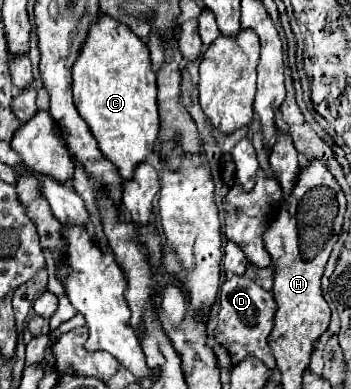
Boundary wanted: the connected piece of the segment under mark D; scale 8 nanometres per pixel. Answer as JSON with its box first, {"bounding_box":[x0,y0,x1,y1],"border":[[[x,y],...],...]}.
{"bounding_box":[212,276,276,368],"border":[[[230,276],[220,288],[218,326],[214,330],[216,346],[212,346],[212,350],[218,358],[218,364],[224,368],[232,368],[244,356],[252,354],[260,358],[268,368],[274,368],[276,362],[268,348],[268,334],[272,330],[274,312],[276,312],[276,302],[268,290],[260,288],[254,280],[246,276]]]}

